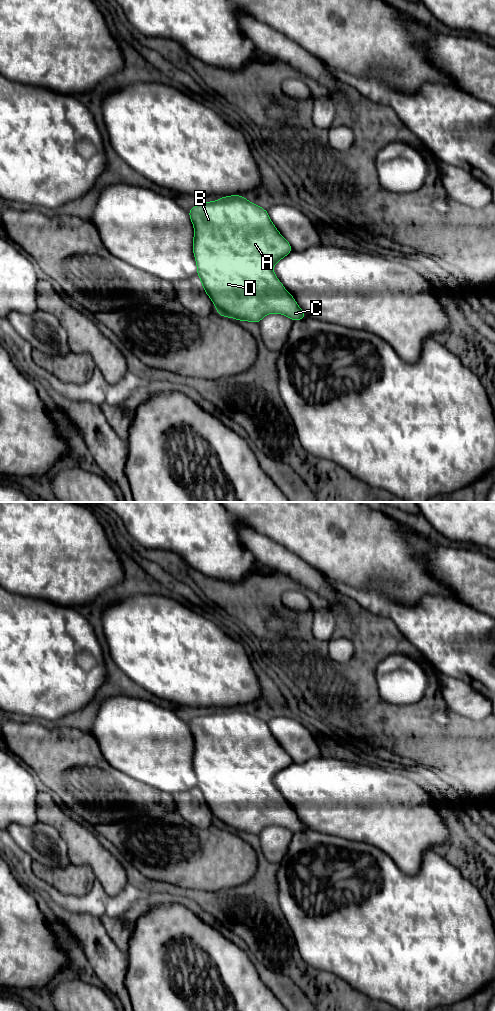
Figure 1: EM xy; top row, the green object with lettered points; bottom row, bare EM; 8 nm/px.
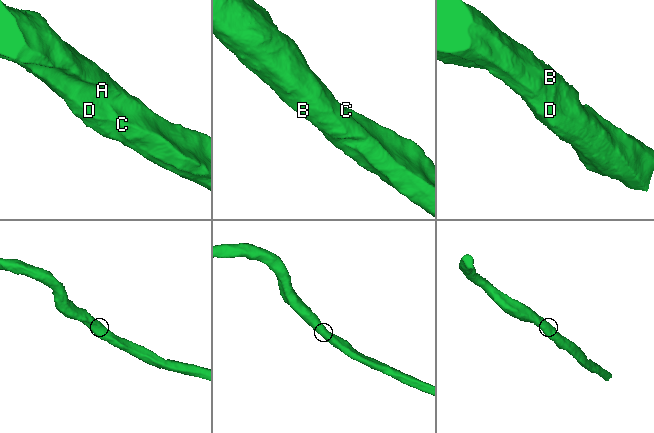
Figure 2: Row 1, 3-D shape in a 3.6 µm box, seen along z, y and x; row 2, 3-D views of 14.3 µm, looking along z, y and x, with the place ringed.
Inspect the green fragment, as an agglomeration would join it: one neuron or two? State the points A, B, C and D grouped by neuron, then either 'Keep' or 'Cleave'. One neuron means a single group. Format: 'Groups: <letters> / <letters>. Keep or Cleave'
Groups: A B C D. Keep

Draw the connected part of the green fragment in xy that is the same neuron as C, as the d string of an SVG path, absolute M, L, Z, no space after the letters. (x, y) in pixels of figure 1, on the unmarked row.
M231 707L221 709L215 714L208 713L197 717L191 720L188 726L194 738L192 759L197 777L197 787L219 828L257 836L264 828L271 825L282 826L292 833L307 829L273 784L274 777L293 761L272 735L267 722L251 715L241 707Z

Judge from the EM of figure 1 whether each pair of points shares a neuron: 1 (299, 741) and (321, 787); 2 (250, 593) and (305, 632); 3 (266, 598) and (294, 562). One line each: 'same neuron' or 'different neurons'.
1: different neurons
2: same neuron
3: different neurons

